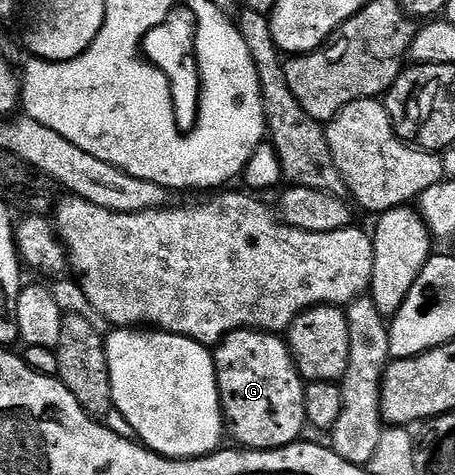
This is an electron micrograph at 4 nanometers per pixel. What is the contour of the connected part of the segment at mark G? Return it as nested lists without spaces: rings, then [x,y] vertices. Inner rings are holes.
[[[237,330],[234,334],[228,334],[221,339],[212,351],[213,366],[217,369],[217,391],[221,397],[221,413],[227,423],[228,429],[233,430],[233,434],[238,438],[242,447],[250,450],[278,450],[280,446],[289,446],[302,437],[301,429],[306,429],[305,409],[303,408],[303,396],[305,395],[305,382],[301,373],[297,370],[297,365],[293,363],[293,357],[289,351],[288,341],[284,337],[273,332],[262,332],[260,330]]]

